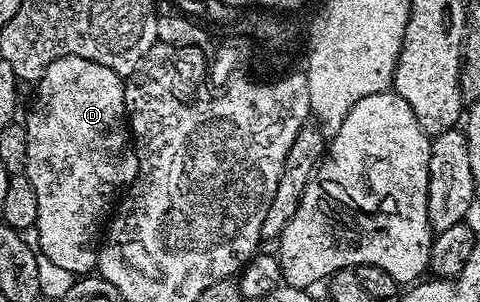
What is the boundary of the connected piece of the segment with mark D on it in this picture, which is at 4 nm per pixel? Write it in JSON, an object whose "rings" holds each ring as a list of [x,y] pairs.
{"rings":[[[65,56],[61,60],[53,60],[53,64],[45,68],[41,80],[34,87],[31,111],[25,117],[29,136],[29,160],[25,172],[37,191],[37,250],[76,276],[90,275],[98,267],[105,223],[112,217],[117,199],[139,175],[139,161],[127,121],[124,85],[124,79],[113,72],[113,68],[105,68],[105,64],[97,64],[81,56]]]}

